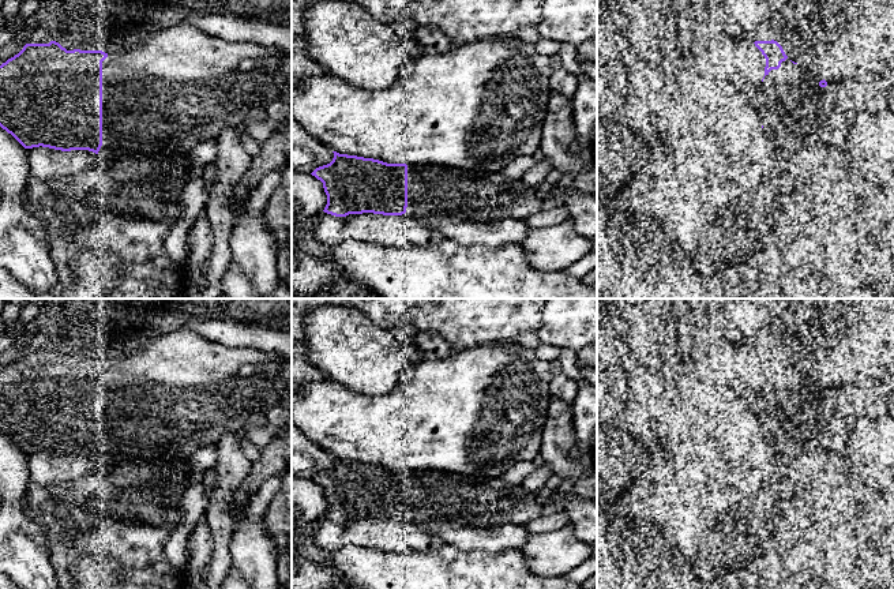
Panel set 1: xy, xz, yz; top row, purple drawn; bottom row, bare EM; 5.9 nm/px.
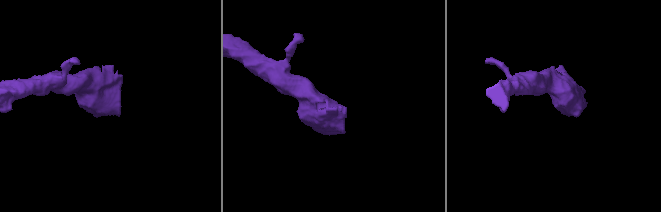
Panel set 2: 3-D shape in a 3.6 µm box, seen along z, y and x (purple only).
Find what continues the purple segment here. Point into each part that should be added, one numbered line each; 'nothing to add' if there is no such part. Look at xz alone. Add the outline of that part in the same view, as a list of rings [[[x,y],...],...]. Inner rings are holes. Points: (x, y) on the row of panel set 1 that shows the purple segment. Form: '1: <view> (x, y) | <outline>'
1: xz (434, 191) | [[[406,164],[410,217],[454,221],[526,220],[541,210],[546,187],[537,191],[503,172]]]

